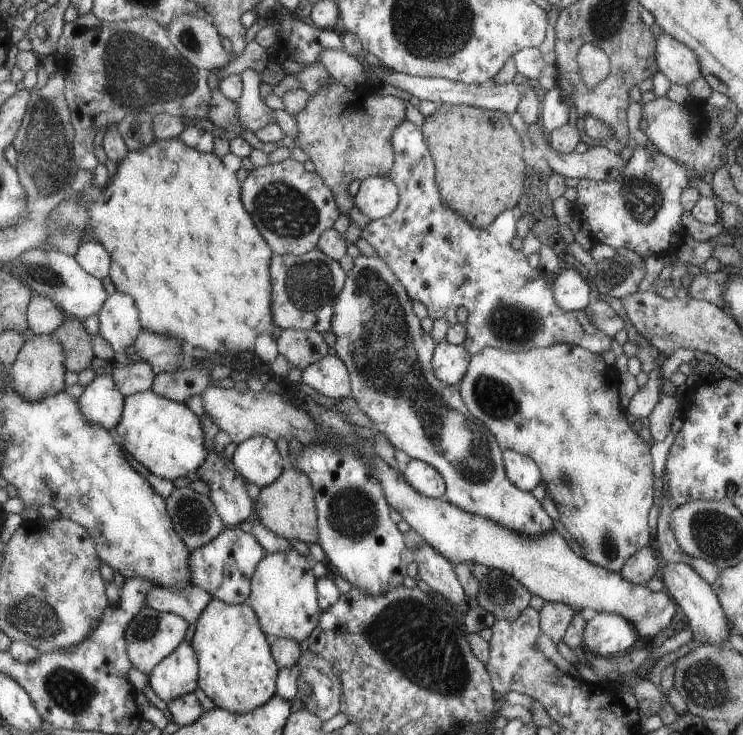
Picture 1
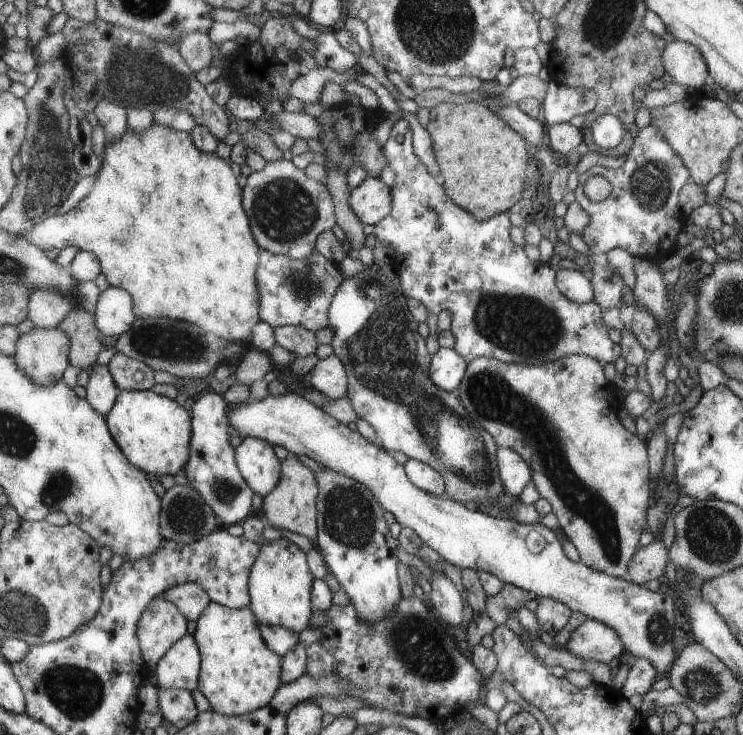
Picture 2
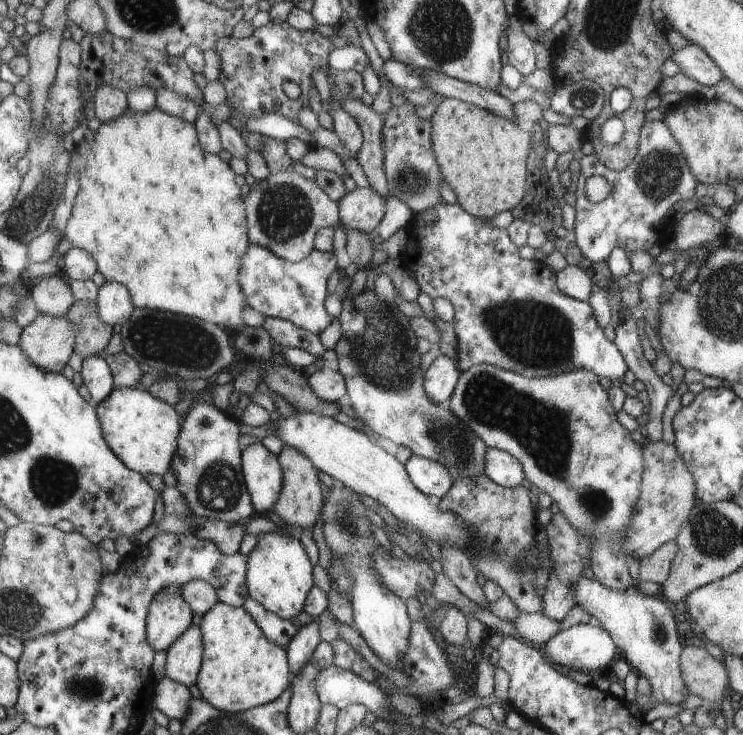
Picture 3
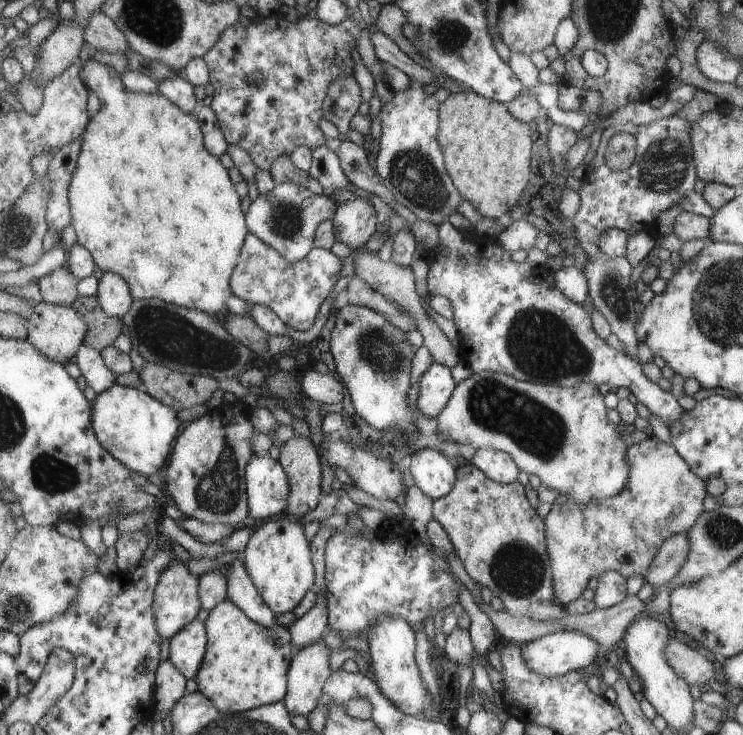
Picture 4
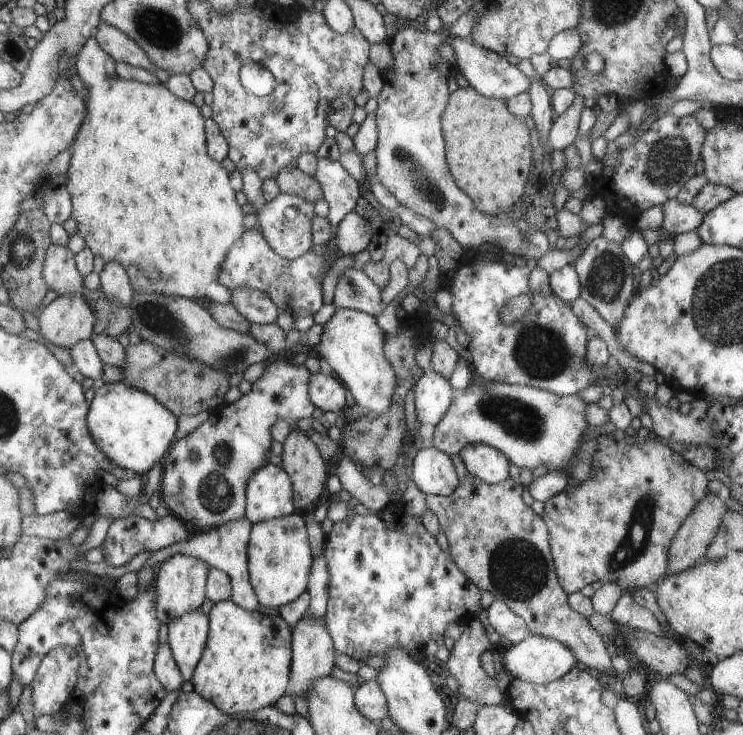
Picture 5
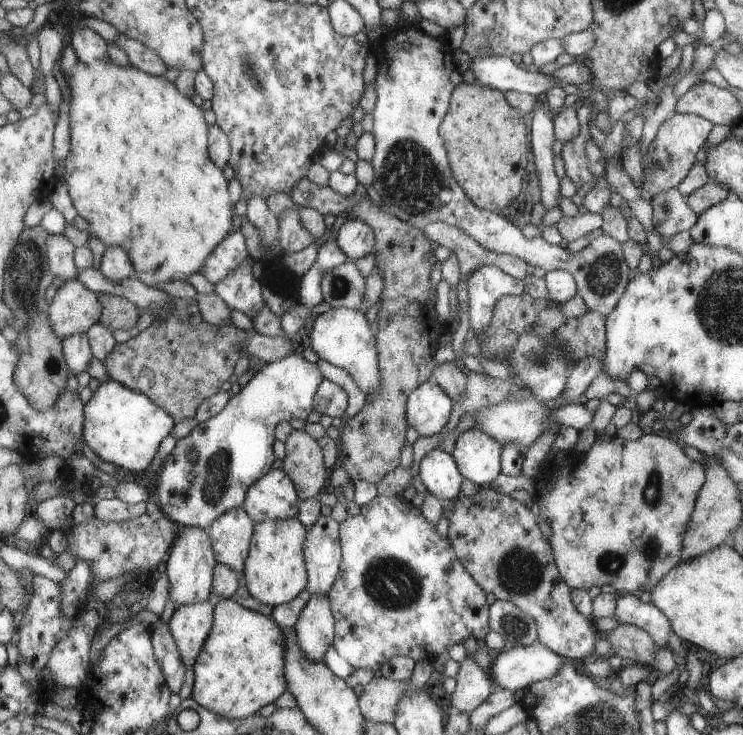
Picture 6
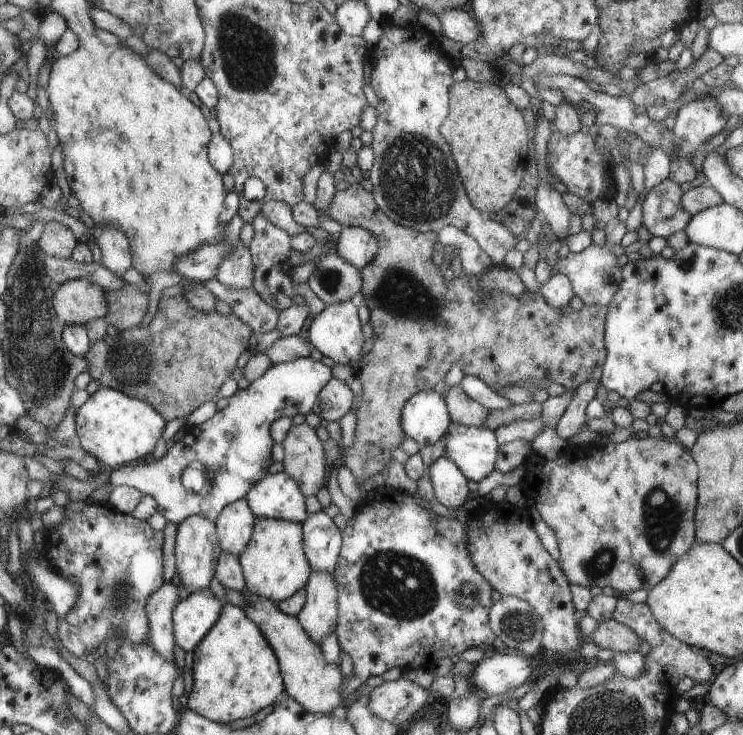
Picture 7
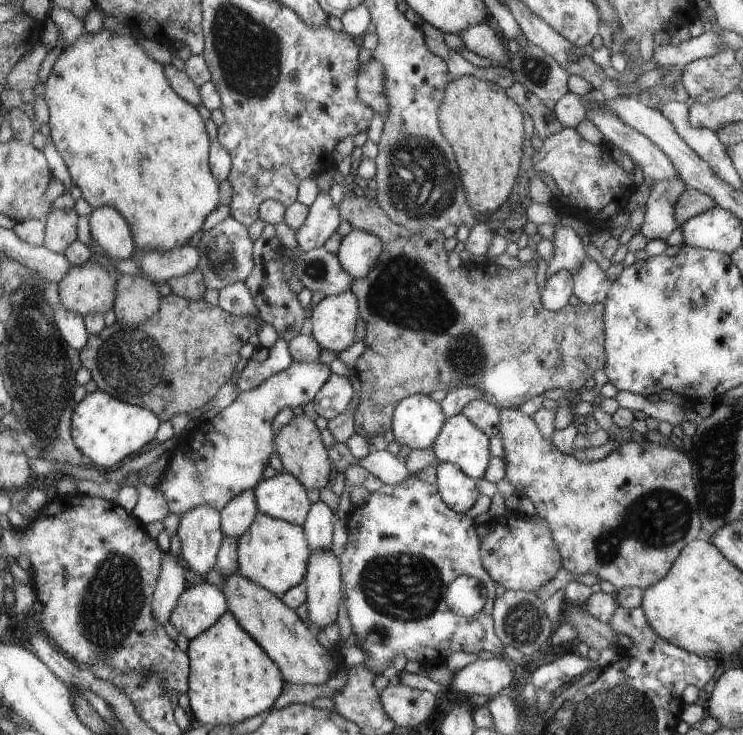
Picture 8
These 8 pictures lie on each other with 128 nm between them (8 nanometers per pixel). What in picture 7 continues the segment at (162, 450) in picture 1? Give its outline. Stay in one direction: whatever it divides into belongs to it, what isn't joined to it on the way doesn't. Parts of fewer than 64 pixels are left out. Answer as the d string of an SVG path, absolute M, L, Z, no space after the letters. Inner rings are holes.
M102 385L77 408L74 415L77 446L113 469L127 465L127 462L134 464L149 459L151 448L165 426L158 412L143 400Z

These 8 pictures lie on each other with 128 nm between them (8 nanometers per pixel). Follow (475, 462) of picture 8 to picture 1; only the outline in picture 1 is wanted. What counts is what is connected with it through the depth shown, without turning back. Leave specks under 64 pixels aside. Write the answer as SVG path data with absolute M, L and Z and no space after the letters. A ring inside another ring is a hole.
M505 449L503 451L503 464L507 480L522 491L531 491L537 484L541 484L541 473L538 465L530 456Z

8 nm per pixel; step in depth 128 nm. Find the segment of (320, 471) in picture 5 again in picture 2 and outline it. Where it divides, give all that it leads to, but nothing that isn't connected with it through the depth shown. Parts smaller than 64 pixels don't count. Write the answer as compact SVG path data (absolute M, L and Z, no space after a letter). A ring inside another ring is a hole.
M288 453L281 462L281 478L274 490L262 497L259 515L265 526L282 528L296 532L313 541L315 538L315 496L317 487L315 477L309 468L305 468L294 454Z

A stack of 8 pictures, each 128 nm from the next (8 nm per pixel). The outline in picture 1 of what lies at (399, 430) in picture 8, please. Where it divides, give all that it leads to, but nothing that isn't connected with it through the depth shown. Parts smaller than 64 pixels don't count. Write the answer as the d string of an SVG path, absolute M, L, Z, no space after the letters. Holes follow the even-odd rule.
M443 340L434 347L434 374L448 385L459 384L466 374L470 362L470 353L461 345L452 345Z

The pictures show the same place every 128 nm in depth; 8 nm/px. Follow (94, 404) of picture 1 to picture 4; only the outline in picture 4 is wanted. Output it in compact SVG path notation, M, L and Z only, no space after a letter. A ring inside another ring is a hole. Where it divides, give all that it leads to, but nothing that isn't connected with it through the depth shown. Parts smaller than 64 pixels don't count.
M81 345L75 353L73 362L78 366L87 386L95 394L107 390L114 383L114 374L107 368L98 350Z

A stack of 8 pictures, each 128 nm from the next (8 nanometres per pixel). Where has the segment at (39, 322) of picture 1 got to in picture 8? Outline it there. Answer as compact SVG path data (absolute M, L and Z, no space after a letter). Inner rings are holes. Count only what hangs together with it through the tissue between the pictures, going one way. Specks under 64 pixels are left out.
M65 208L51 209L46 216L43 247L51 253L62 254L67 246L75 242L77 230L75 230L77 214L74 210Z

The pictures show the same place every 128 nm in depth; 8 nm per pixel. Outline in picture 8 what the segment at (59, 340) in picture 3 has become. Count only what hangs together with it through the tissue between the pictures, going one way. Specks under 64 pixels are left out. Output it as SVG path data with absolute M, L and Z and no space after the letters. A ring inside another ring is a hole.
M90 258L79 266L70 266L59 280L58 306L81 317L103 315L113 308L115 284L115 278Z

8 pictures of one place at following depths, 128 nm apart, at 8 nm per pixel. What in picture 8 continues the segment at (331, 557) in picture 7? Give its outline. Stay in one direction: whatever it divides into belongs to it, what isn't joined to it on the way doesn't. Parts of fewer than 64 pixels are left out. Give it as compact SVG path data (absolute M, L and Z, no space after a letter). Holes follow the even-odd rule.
M318 501L310 505L306 523L302 525L310 552L313 550L329 550L331 552L334 519L334 514L323 502Z

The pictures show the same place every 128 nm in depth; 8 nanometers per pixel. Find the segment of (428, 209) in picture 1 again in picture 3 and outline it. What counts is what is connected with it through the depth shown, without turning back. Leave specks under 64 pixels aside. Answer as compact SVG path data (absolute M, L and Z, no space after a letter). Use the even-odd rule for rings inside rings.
M442 202L431 207L437 214L433 226L419 228L413 220L408 224L409 240L399 265L413 277L418 290L431 300L445 297L454 308L453 328L456 336L455 363L464 371L477 363L518 373L527 378L552 377L583 369L600 378L619 380L628 366L614 341L607 340L604 329L593 316L587 301L578 301L555 286L555 274L541 261L519 258L517 248L509 240L506 229L489 228L484 219L471 216L459 205Z

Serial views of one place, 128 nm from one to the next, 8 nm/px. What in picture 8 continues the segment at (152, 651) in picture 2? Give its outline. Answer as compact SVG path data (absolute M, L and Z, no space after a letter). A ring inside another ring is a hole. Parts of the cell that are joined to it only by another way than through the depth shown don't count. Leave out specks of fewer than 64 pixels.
M203 504L181 514L175 535L181 546L179 560L185 570L204 576L214 569L224 536L218 510Z

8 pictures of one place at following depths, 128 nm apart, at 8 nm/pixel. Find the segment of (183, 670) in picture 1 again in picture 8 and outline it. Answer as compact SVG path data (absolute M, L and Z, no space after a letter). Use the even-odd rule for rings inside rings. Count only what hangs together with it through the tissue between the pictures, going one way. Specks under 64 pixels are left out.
M211 584L185 588L170 613L168 622L188 641L202 635L227 611L226 598Z

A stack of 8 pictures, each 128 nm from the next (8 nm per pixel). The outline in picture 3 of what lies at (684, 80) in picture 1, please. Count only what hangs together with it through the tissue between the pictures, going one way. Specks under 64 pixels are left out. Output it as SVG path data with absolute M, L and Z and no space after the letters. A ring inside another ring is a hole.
M690 43L671 55L680 71L699 84L711 86L724 78L722 70L699 45Z

